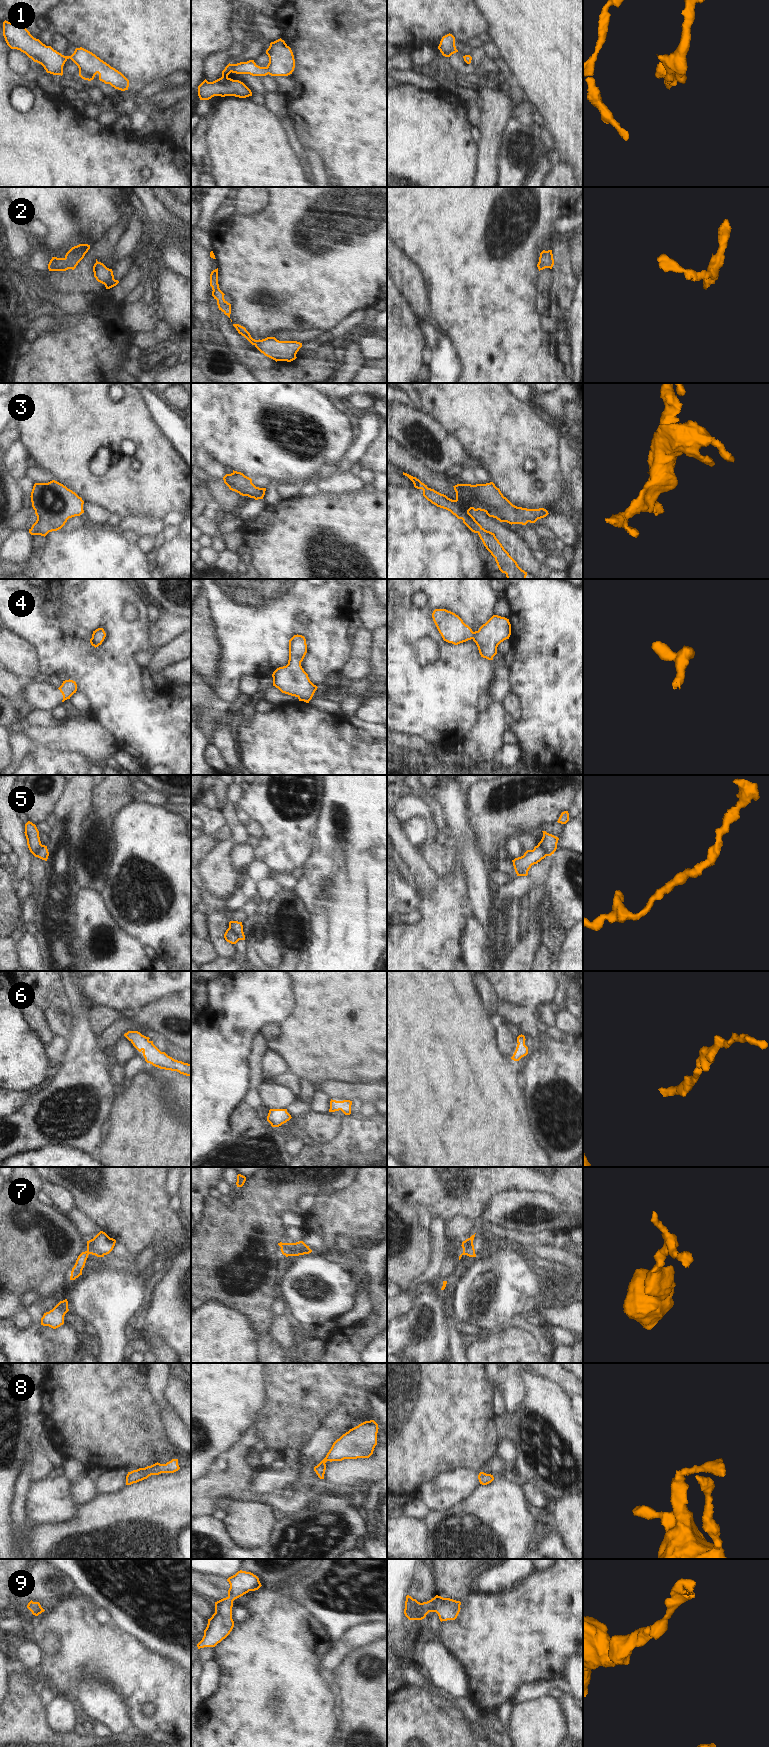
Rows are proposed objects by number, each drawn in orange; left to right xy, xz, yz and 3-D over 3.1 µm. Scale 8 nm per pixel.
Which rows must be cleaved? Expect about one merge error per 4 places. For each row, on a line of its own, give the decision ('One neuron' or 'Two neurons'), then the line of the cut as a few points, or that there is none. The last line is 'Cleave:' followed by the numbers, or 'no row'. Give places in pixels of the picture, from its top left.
1: One neuron. No split
2: One neuron. No split
3: One neuron. No split
4: One neuron. No split
5: Two neurons. Split along xz (229, 927), (239, 939)
6: One neuron. No split
7: One neuron. No split
8: One neuron. No split
9: One neuron. No split
Cleave: 5

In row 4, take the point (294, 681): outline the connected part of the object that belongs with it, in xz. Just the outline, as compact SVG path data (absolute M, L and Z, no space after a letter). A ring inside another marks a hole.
M294 635L289 640L289 660L288 664L277 668L273 674L273 686L282 693L295 696L299 701L309 703L317 686L314 685L308 674L301 666L307 653L306 639L302 635Z

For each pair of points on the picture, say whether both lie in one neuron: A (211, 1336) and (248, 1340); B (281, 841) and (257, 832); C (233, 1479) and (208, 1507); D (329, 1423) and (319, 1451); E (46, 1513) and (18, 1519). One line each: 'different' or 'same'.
A: same
B: different
C: different
D: same
E: different

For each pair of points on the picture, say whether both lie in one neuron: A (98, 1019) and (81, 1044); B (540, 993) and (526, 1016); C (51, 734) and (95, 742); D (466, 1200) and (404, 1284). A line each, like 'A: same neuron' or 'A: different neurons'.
A: different neurons
B: different neurons
C: same neuron
D: different neurons

